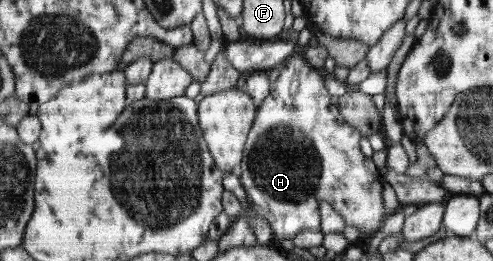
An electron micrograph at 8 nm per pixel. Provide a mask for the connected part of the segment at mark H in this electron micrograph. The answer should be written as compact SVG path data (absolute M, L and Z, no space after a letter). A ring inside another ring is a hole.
M298 49L282 65L278 78L271 84L271 92L257 107L244 146L239 180L245 189L249 213L263 217L271 225L277 240L292 239L305 230L320 230L320 201L330 203L334 211L344 218L346 226L360 229L361 235L369 240L374 238L384 224L383 176L372 158L364 156L360 150L361 133L344 121L339 106L333 105L330 97L323 77L316 68L304 61L302 50Z

